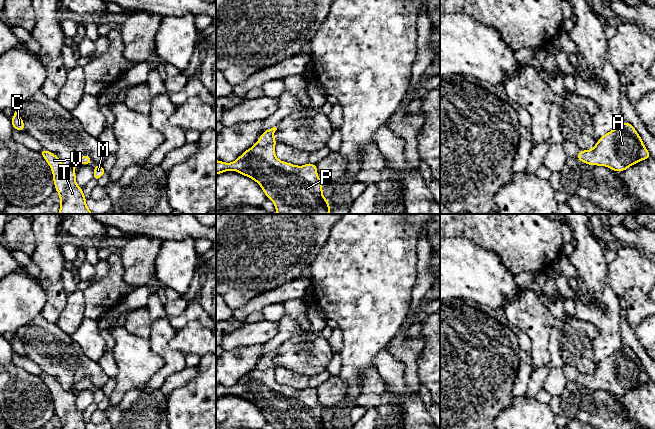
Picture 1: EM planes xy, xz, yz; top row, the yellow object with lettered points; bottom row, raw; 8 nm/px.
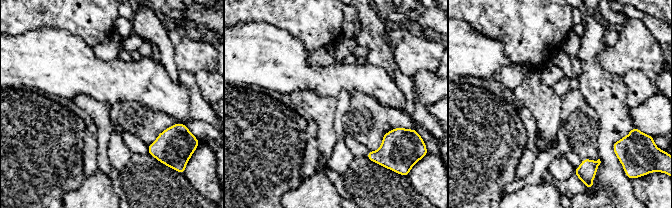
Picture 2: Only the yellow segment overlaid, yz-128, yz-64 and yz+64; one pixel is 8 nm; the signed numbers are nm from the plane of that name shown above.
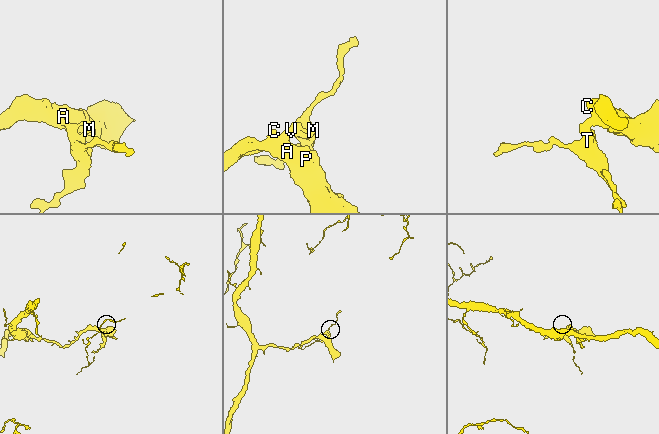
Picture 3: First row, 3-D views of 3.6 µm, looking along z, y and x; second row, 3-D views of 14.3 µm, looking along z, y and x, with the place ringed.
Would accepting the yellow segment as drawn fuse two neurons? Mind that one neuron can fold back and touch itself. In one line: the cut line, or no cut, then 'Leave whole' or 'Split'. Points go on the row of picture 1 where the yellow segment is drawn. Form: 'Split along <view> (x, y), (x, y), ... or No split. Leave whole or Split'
No split. Leave whole

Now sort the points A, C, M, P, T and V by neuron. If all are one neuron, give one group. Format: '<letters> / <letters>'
A C M P T V

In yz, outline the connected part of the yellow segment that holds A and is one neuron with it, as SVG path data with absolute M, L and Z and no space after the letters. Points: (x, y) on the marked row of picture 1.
M624 122L604 134L590 150L579 151L577 158L588 165L606 166L615 172L652 157L632 124Z

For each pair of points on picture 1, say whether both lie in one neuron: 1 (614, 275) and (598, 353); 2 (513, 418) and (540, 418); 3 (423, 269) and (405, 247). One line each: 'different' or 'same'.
1: different
2: same
3: different

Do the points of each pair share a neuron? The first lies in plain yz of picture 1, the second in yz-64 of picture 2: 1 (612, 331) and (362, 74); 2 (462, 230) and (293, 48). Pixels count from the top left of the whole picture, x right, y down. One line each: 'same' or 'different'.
1: different
2: different

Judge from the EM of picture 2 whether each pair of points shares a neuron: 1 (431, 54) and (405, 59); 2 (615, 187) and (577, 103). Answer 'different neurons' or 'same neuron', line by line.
1: same neuron
2: different neurons

